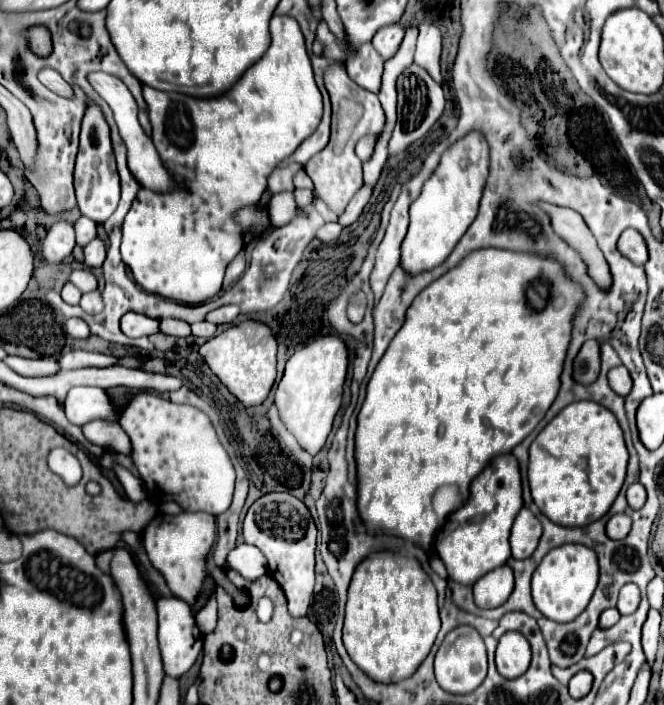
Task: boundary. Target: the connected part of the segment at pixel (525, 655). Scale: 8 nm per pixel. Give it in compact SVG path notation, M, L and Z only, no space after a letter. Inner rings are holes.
M506 632L498 640L496 648L496 668L506 680L522 676L530 666L530 646L518 632Z

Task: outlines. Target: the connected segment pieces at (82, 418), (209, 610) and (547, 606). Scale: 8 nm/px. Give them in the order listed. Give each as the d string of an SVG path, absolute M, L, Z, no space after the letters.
M74 386L66 396L64 410L66 418L78 426L98 418L106 422L118 422L122 414L122 408L114 404L108 392L96 386Z
M212 594L204 604L204 608L195 614L195 620L203 635L209 634L216 628L218 620L216 594Z
M564 544L550 550L538 564L532 576L532 600L534 606L554 622L574 620L588 606L594 588L598 584L598 560L592 548L582 544Z

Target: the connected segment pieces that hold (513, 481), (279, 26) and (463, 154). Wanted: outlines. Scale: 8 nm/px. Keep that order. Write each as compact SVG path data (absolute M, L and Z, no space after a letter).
M512 454L492 458L492 462L488 462L484 472L476 476L476 482L472 482L467 502L452 513L452 520L458 520L458 526L436 542L436 552L448 570L448 578L462 586L472 586L478 578L482 578L490 570L504 566L506 560L510 558L510 542L508 542L510 528L520 508L522 508L522 482L516 458Z
M274 16L270 20L270 34L272 34L272 44L270 48L266 50L266 54L262 56L262 60L258 60L254 66L250 66L244 76L240 78L240 82L236 82L236 86L232 86L232 90L228 90L228 94L220 96L220 98L210 98L210 100L198 100L198 98L188 98L186 94L164 94L160 90L152 90L150 86L144 86L144 100L148 102L148 116L150 116L150 124L152 124L152 140L154 140L154 146L160 154L160 158L164 160L166 168L168 166L174 166L174 164L182 164L186 166L188 170L194 172L194 180L186 180L186 178L180 178L178 174L176 180L180 184L184 184L186 188L184 190L174 190L166 196L160 196L156 192L150 192L150 190L140 190L138 192L138 198L132 202L132 208L130 212L126 214L124 218L124 224L122 224L122 260L124 264L132 270L132 276L136 280L138 286L142 286L146 292L152 292L152 294L158 294L158 296L164 296L164 298L170 298L170 300L178 300L182 304L202 304L210 298L214 298L220 288L222 288L222 280L224 280L224 272L226 272L226 266L232 262L232 258L240 252L242 248L242 232L240 228L234 224L232 220L232 214L240 208L240 206L248 206L248 204L256 204L264 190L266 190L266 180L268 176L274 172L274 168L288 156L294 154L294 150L308 138L314 134L314 130L318 128L320 120L322 120L322 94L318 90L318 84L314 80L314 70L312 70L312 62L310 62L310 56L306 52L306 42L304 42L304 34L300 30L300 24L290 18L290 16Z
M468 134L442 154L440 166L424 184L422 194L410 206L410 226L400 246L400 266L406 274L428 272L450 256L456 242L464 236L470 222L476 218L486 176L488 144L484 144L482 134Z

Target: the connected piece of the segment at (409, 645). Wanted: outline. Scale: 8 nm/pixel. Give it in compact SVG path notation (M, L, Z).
M372 554L354 572L348 588L344 646L348 656L374 682L400 682L410 678L428 656L440 616L436 588L420 564L404 554Z

